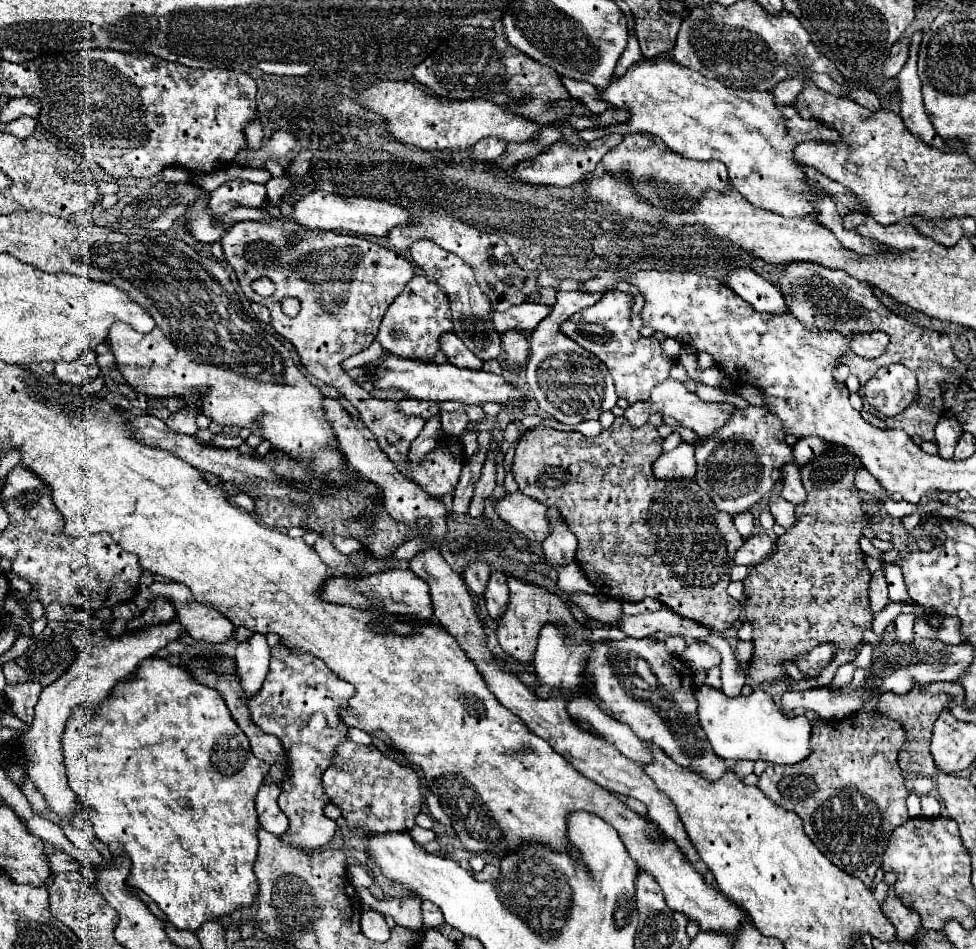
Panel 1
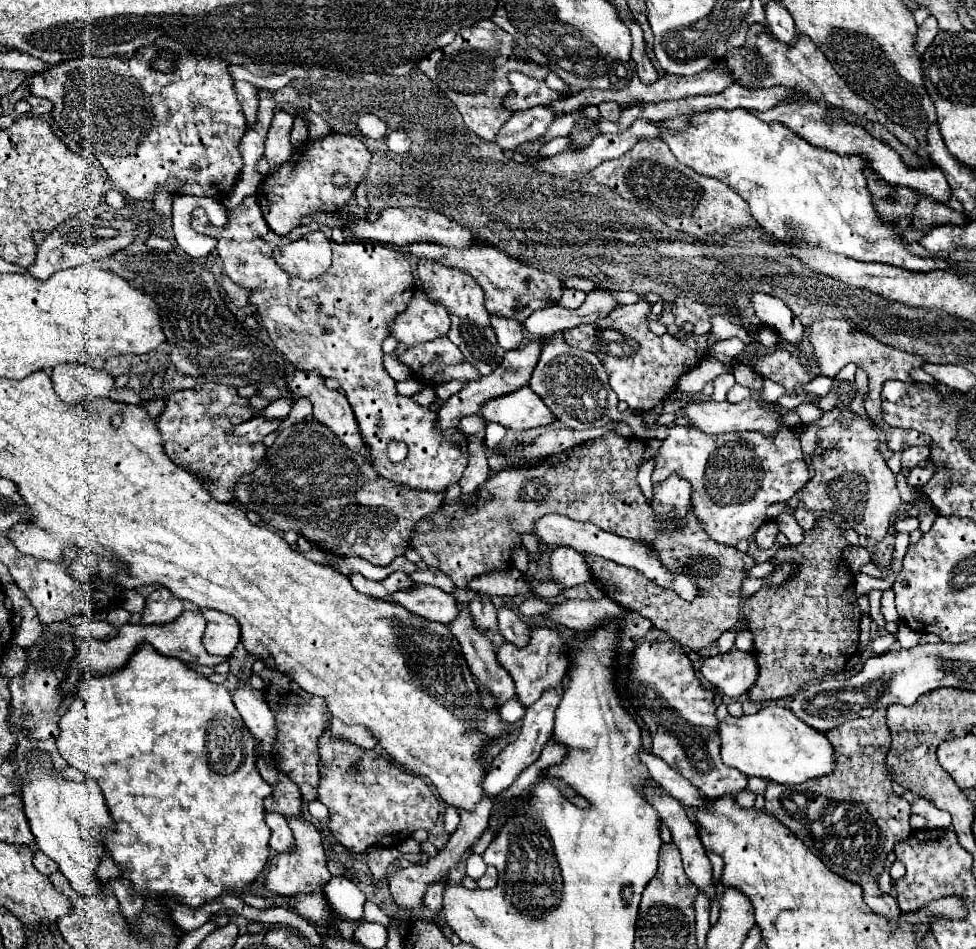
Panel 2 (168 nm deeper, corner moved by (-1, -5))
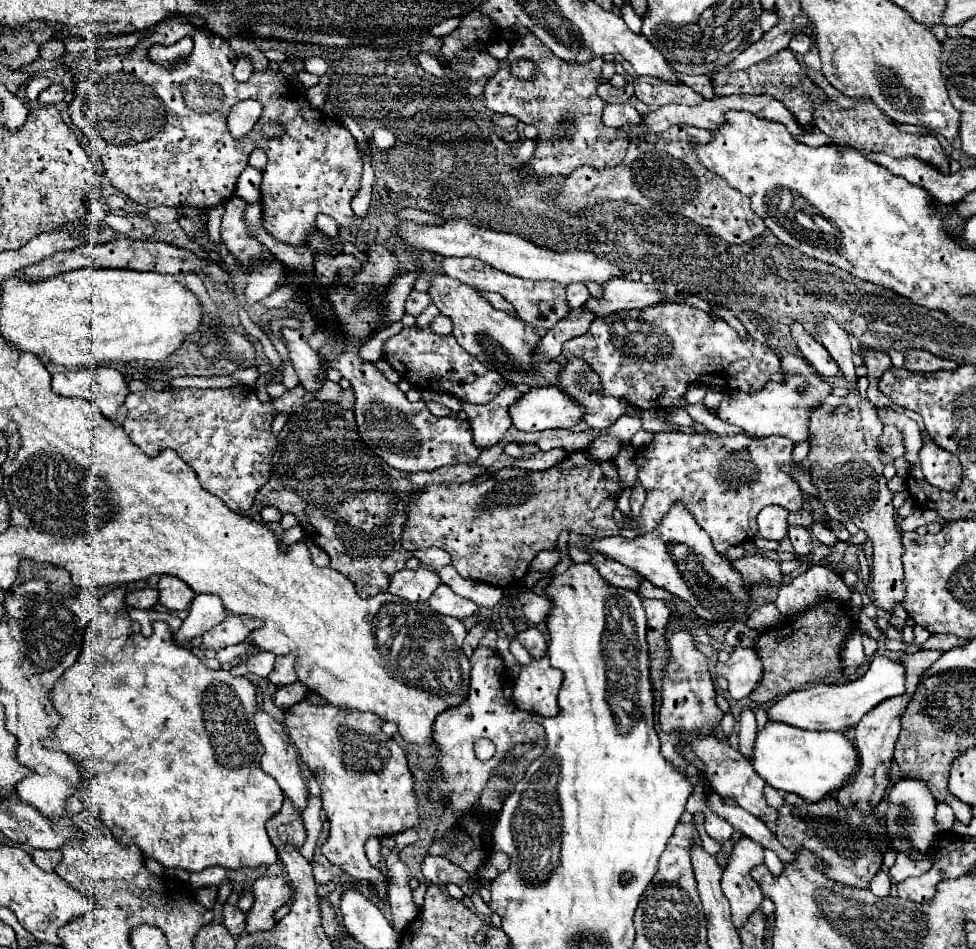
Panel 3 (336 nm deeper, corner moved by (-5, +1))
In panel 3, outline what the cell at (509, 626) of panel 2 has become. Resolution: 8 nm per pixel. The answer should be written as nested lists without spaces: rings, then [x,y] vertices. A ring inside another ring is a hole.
[[[527,627],[523,631],[517,631],[517,639],[531,653],[531,657],[535,657],[535,659],[543,657],[547,653],[545,637],[535,627]]]

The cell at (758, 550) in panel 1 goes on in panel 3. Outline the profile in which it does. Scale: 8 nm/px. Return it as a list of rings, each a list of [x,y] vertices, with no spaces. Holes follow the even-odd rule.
[[[777,505],[763,507],[761,513],[757,515],[759,535],[765,539],[781,541],[787,535],[787,515],[789,511],[783,507],[777,507]]]

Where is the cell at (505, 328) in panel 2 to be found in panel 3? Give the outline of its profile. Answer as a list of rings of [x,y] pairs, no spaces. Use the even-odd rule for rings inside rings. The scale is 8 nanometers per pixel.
[[[485,293],[485,299],[495,307],[495,309],[499,309],[499,311],[505,311],[505,313],[509,313],[511,317],[515,315],[515,309],[513,309],[513,305],[505,299],[505,297],[501,297],[501,295],[497,295],[497,293]]]

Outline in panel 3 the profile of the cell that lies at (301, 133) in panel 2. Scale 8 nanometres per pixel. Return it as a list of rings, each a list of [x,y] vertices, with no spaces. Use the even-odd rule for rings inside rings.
[[[331,69],[327,71],[327,75],[323,75],[319,79],[319,83],[311,89],[307,89],[307,101],[309,105],[313,105],[315,109],[323,109],[323,103],[325,103],[325,97],[327,97],[327,85],[329,85],[329,75],[331,75]]]

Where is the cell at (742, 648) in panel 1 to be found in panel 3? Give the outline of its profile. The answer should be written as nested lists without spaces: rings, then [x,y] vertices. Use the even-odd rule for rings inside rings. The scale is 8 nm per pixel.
[[[735,647],[725,663],[715,663],[715,673],[729,681],[729,695],[733,699],[743,699],[759,685],[763,665],[753,647]]]

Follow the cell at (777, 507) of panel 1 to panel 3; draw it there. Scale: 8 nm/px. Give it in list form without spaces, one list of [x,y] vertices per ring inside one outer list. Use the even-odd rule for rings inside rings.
[[[791,525],[789,531],[787,531],[789,539],[791,539],[791,545],[795,549],[797,555],[807,555],[811,553],[811,533],[801,527],[801,525]]]

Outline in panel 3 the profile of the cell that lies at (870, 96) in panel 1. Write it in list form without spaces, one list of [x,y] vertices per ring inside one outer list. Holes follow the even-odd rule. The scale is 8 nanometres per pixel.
[[[853,97],[851,101],[855,105],[851,109],[843,109],[835,101],[819,103],[813,111],[815,127],[821,129],[829,137],[843,137],[843,141],[851,141],[851,145],[847,145],[847,147],[877,149],[877,151],[889,153],[891,157],[913,155],[913,157],[919,157],[923,161],[931,161],[933,165],[939,165],[941,169],[945,169],[945,173],[949,171],[949,159],[945,157],[943,147],[935,137],[931,137],[931,135],[923,137],[923,135],[911,135],[911,133],[899,131],[897,125],[877,105],[873,105],[873,101],[867,97]]]

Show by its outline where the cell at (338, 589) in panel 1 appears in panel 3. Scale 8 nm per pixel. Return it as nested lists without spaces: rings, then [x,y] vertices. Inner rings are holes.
[[[439,585],[435,589],[435,593],[427,599],[427,605],[431,609],[435,609],[437,613],[441,615],[449,615],[449,617],[455,617],[455,619],[465,619],[465,617],[471,617],[479,607],[465,599],[465,597],[459,597],[455,595],[447,585]]]

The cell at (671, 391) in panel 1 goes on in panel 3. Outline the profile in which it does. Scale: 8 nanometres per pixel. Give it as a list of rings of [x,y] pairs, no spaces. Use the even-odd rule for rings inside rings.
[[[787,355],[781,359],[785,381],[767,381],[763,389],[746,393],[733,391],[723,397],[715,415],[731,425],[741,427],[751,437],[771,437],[781,435],[799,443],[809,437],[809,409],[817,407],[821,399],[831,393],[831,387],[803,361],[803,357]]]

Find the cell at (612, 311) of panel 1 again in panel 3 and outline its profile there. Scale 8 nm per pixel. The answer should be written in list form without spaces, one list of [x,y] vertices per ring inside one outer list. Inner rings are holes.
[[[667,301],[595,319],[585,335],[565,343],[563,357],[585,359],[601,375],[603,393],[625,399],[637,409],[681,407],[691,383],[727,391],[755,391],[765,381],[783,381],[779,357],[769,345],[755,339],[741,341],[721,317],[709,317],[689,305]]]

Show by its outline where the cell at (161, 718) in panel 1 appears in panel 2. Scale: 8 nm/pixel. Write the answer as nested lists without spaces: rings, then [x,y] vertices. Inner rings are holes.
[[[139,647],[135,655],[131,657],[131,663],[123,667],[123,671],[115,671],[115,675],[87,675],[73,695],[73,701],[69,703],[67,711],[59,719],[59,737],[57,737],[57,751],[59,755],[75,769],[79,769],[85,777],[93,779],[105,795],[105,803],[109,809],[109,815],[113,819],[113,831],[103,835],[105,847],[111,851],[111,857],[115,863],[119,863],[125,871],[123,877],[131,879],[135,889],[139,893],[151,891],[151,893],[171,893],[181,903],[187,903],[189,907],[199,907],[207,901],[217,899],[223,891],[231,889],[245,889],[249,887],[255,877],[265,869],[269,861],[269,827],[263,819],[263,801],[271,795],[271,785],[261,779],[257,765],[255,765],[255,739],[243,725],[243,719],[239,717],[231,693],[217,683],[211,683],[205,675],[199,675],[197,671],[189,669],[179,659],[167,659],[165,655],[159,655],[153,647]]]

